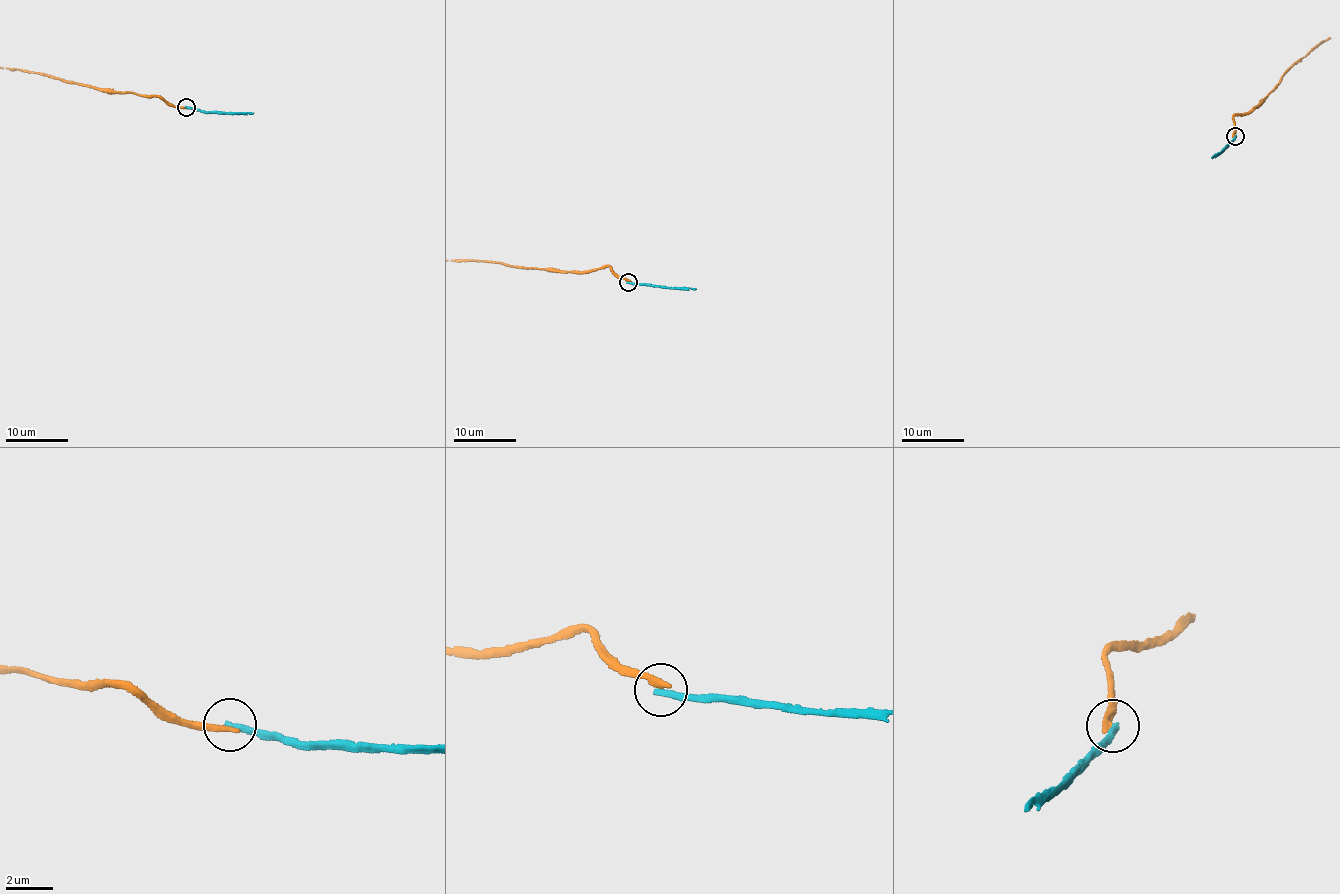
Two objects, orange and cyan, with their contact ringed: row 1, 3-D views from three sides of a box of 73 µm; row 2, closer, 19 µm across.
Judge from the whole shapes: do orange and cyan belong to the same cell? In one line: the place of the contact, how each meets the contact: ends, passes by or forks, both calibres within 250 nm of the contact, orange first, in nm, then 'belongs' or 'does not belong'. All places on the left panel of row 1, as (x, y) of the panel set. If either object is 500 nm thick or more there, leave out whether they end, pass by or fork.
(186, 107) | orange ends | cyan ends | 300/280 nm | does not belong

